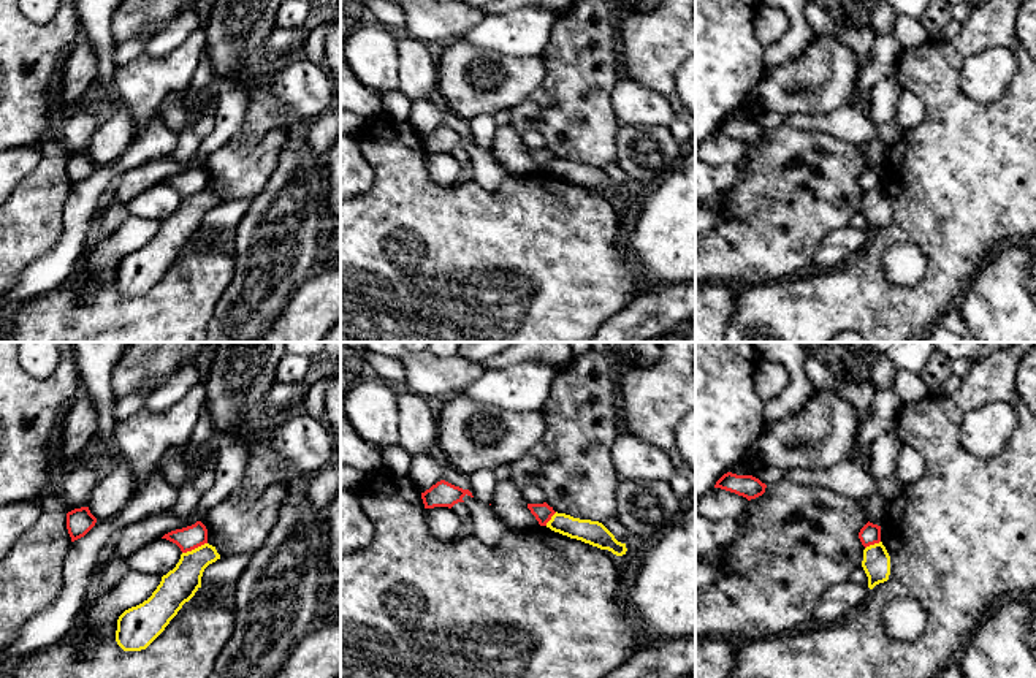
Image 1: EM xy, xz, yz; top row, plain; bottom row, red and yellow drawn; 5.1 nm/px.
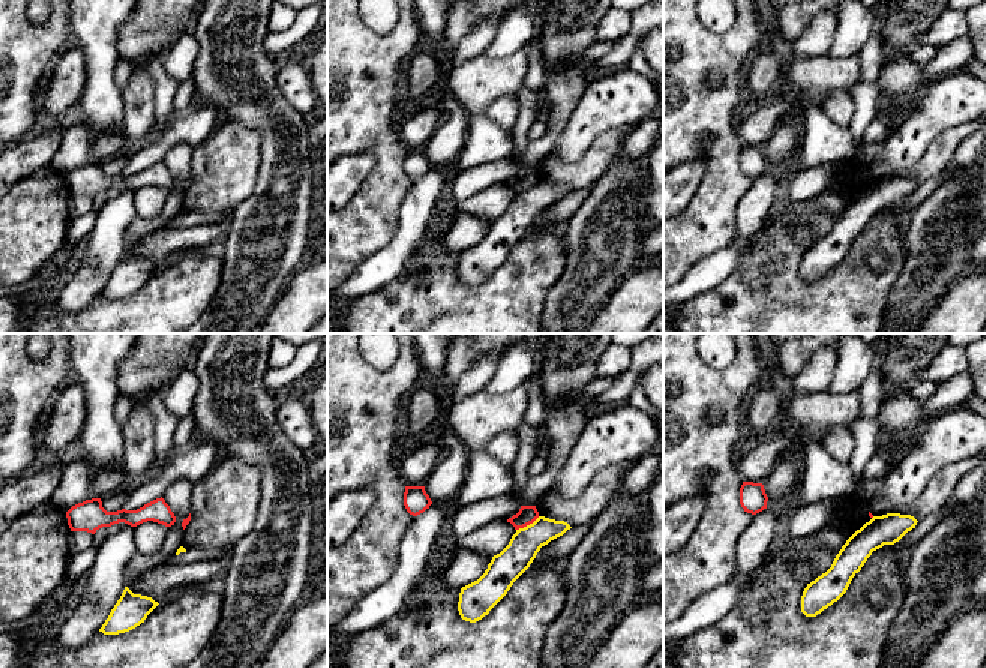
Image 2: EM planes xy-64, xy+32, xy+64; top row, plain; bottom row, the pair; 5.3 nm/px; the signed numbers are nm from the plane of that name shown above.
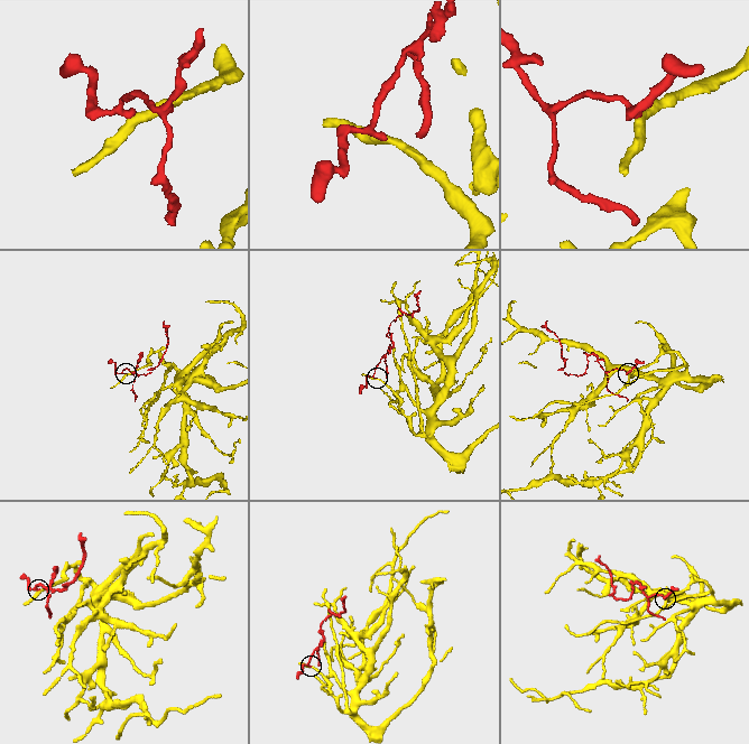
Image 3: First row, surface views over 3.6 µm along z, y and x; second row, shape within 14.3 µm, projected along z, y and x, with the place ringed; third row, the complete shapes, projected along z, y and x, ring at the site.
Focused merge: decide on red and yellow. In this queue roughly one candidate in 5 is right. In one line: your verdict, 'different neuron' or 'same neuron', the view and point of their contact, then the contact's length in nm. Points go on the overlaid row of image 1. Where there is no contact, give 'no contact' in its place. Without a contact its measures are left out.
different neuron | xy (194, 548) | 140 nm

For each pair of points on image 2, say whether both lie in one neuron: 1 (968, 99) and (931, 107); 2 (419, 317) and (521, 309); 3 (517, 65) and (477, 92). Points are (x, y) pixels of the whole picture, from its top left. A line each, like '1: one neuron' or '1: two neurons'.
1: one neuron
2: one neuron
3: one neuron

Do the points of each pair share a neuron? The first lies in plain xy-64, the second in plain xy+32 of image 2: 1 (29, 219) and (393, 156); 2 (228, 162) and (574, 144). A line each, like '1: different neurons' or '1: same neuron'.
1: same neuron
2: different neurons

